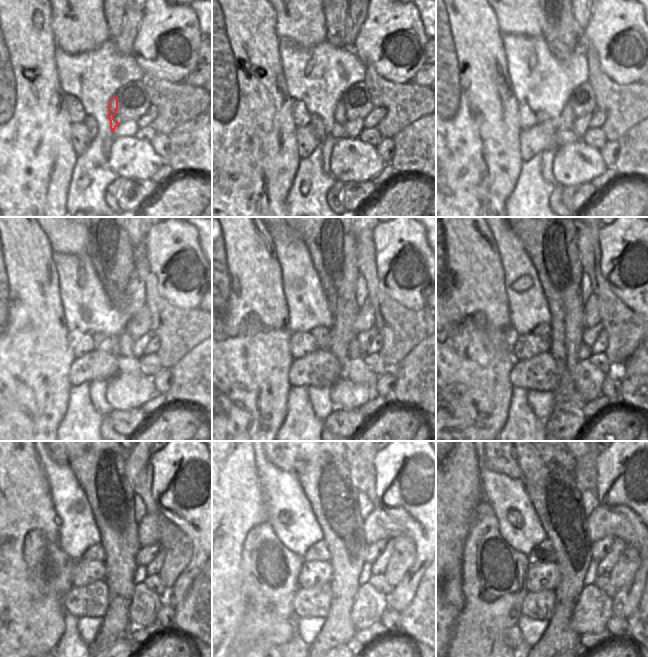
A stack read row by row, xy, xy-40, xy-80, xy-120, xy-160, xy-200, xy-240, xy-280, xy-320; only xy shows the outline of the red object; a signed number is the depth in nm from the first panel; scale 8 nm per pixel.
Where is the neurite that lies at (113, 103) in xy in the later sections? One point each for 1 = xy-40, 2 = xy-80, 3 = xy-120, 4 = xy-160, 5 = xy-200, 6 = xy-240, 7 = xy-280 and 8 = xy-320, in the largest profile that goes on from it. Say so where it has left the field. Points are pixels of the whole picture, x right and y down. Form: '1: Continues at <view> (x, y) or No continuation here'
1: Continues at xy-40 (337, 132)
2: Continues at xy-80 (564, 134)
3: Continues at xy-120 (127, 364)
4: Continues at xy-160 (357, 371)
5: Continues at xy-200 (588, 379)
6: Continues at xy-240 (145, 604)
7: Continues at xy-280 (369, 605)
8: Continues at xy-320 (593, 609)

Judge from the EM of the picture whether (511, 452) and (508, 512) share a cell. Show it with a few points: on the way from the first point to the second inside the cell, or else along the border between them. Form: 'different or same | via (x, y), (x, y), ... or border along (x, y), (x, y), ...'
different | border along (488, 468), (519, 479), (523, 484)

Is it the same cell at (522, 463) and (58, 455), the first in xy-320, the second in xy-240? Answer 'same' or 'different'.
same

